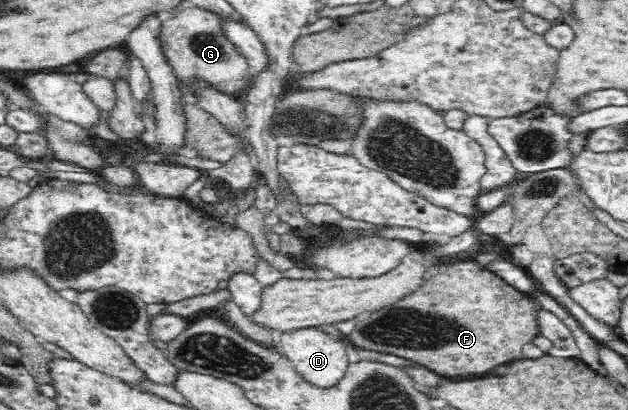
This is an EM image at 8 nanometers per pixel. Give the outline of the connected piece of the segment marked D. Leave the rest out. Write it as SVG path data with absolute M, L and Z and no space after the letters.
M318 326L283 332L279 341L283 355L295 367L295 371L302 375L306 382L313 383L317 387L332 387L344 377L350 364L346 354L347 346L349 346L347 342L334 340Z

